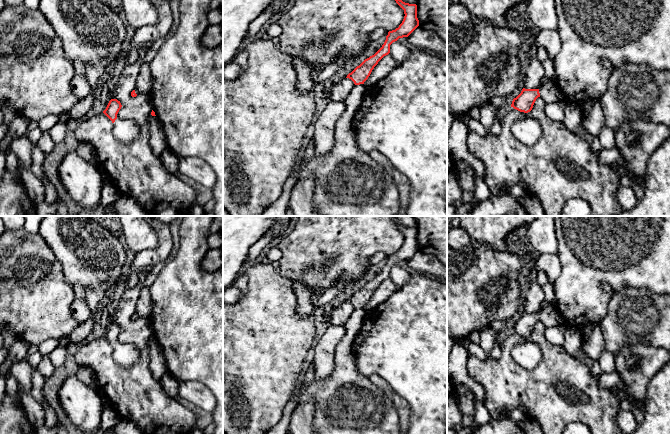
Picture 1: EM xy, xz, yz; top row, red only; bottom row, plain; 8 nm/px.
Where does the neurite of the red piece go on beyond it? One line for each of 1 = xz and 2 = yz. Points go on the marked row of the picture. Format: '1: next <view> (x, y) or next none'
1: next xz (348, 182)
2: next yz (549, 92)

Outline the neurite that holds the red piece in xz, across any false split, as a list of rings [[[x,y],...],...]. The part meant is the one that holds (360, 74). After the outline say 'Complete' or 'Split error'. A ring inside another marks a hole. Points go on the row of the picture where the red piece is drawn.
[[[395,0],[404,10],[404,19],[398,28],[389,31],[382,47],[372,56],[365,59],[346,78],[351,79],[355,86],[344,101],[345,110],[335,125],[335,143],[331,151],[323,156],[313,155],[300,170],[299,181],[313,178],[315,187],[313,190],[314,208],[317,213],[323,216],[395,216],[399,210],[399,192],[393,181],[393,177],[381,164],[372,159],[369,153],[360,150],[356,144],[352,123],[357,110],[366,94],[367,87],[364,82],[370,76],[374,67],[386,55],[390,53],[390,45],[399,38],[408,37],[418,26],[417,5],[405,3],[402,0]]]. Split error

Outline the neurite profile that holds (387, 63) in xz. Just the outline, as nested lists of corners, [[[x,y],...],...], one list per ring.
[[[390,54],[384,56],[374,67],[368,79],[364,82],[364,85],[367,88],[373,86],[385,78],[398,65],[398,62]]]

